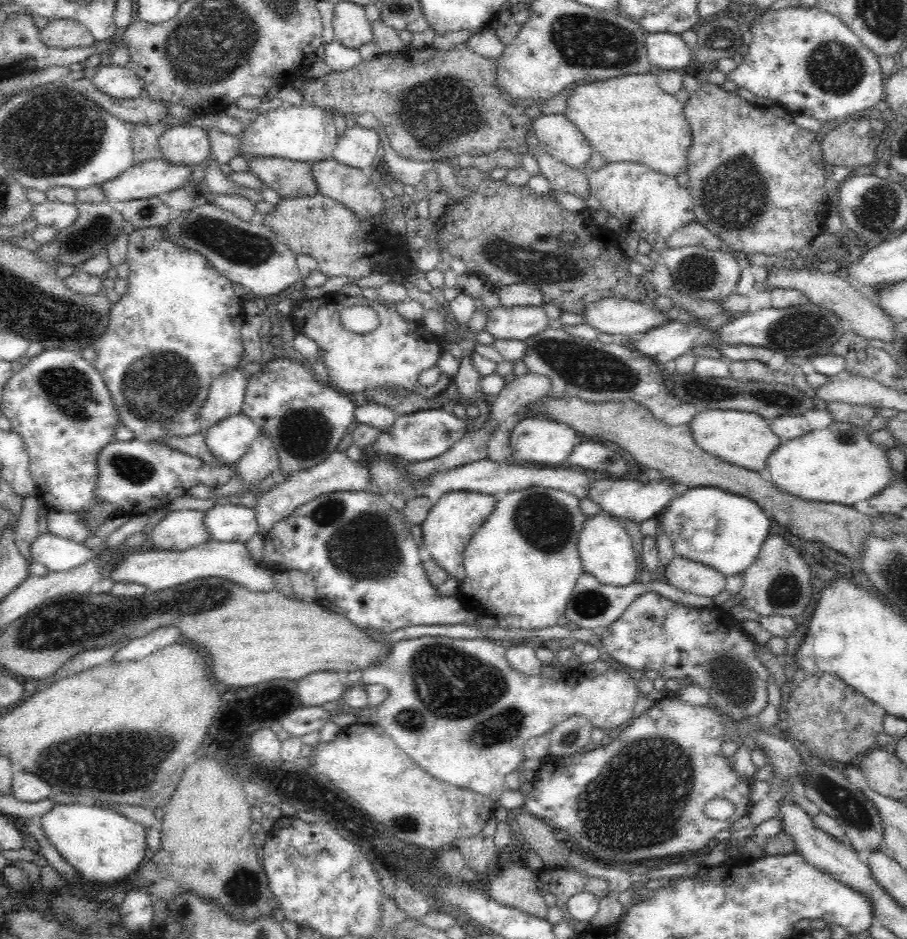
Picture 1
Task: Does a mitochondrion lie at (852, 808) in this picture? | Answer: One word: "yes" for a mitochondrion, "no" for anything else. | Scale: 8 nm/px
yes

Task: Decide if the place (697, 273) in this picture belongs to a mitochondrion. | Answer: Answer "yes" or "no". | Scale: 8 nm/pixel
yes

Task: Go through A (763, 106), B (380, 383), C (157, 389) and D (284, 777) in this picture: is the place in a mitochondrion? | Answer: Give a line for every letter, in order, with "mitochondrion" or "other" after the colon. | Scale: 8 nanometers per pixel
A: other
B: other
C: mitochondrion
D: other

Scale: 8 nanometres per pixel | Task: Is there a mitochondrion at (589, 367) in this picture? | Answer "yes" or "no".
yes

